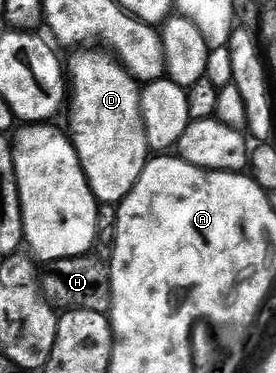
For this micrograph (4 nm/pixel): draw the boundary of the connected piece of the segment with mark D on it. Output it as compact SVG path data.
M86 47L68 61L68 113L70 109L69 136L74 150L84 167L84 175L94 192L94 198L103 205L117 205L136 187L136 179L144 171L146 162L152 156L148 135L144 131L144 119L140 111L142 90L139 82L113 52L101 53L98 49Z

